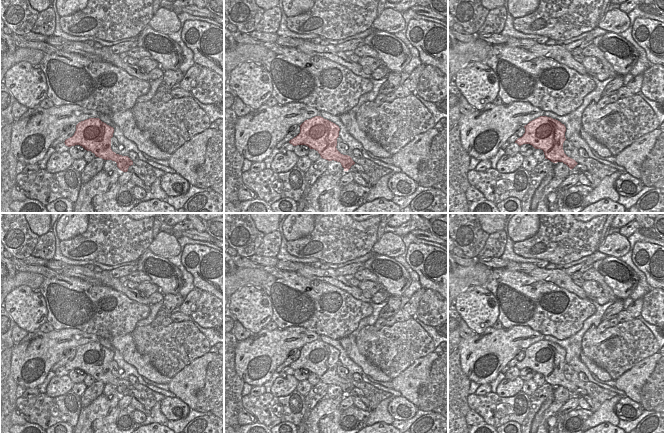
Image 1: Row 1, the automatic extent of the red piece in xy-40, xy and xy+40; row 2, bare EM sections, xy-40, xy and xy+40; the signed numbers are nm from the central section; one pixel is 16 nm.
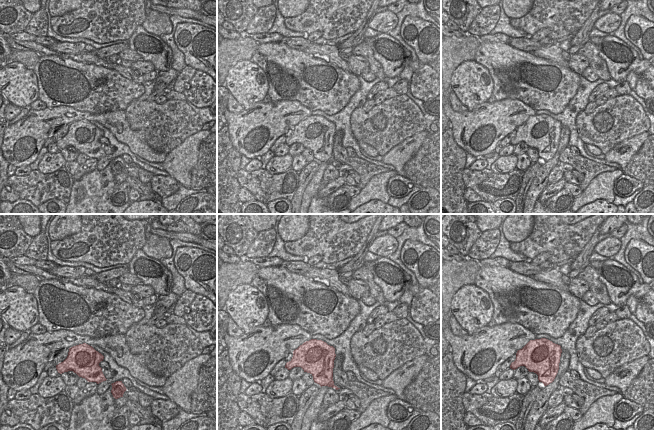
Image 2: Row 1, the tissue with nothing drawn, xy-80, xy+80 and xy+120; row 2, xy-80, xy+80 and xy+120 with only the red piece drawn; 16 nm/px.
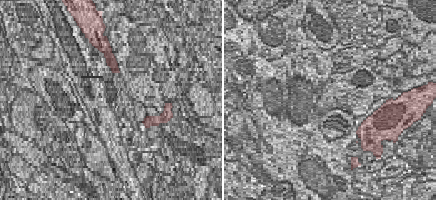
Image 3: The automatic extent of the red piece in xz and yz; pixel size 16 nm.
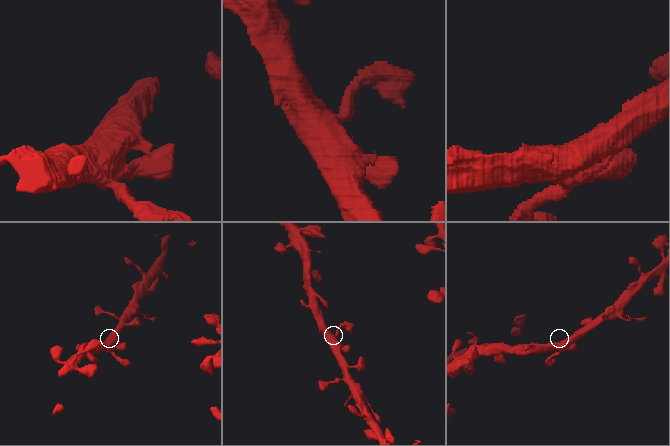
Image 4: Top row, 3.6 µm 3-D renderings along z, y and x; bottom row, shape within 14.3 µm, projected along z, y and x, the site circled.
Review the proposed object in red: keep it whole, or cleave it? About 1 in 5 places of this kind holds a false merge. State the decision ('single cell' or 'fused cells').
single cell

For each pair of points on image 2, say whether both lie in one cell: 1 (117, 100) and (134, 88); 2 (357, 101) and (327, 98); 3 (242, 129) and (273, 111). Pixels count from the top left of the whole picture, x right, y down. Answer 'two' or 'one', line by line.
1: one
2: two
3: one

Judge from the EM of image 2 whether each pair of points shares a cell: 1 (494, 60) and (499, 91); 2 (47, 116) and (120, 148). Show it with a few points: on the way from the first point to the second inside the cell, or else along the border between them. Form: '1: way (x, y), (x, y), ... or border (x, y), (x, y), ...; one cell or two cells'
1: way (497, 68), (499, 83); one cell
2: border (98, 122), (119, 141), (124, 143), (133, 153); two cells

